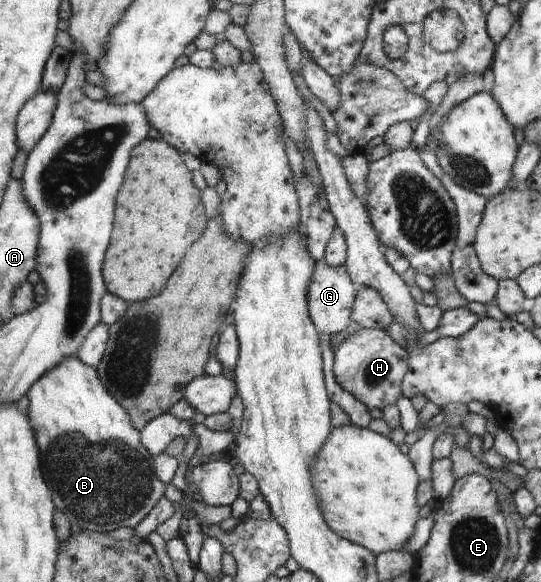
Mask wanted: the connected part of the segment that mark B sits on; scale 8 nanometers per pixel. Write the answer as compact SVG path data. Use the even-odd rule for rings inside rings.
M79 356L67 358L62 361L58 367L52 369L47 375L44 375L32 388L28 394L31 402L29 408L29 417L37 432L39 439L39 447L41 452L41 459L43 462L44 478L47 479L48 486L51 486L52 492L55 495L55 503L57 508L62 510L64 514L70 517L74 524L79 524L82 529L92 529L98 532L115 532L122 527L136 528L154 508L154 504L164 494L166 485L160 482L157 474L154 474L155 466L152 466L152 453L143 442L142 431L135 425L131 419L131 414L128 412L127 407L119 400L116 400L103 378L100 376L99 370L96 367L90 366L85 363Z

